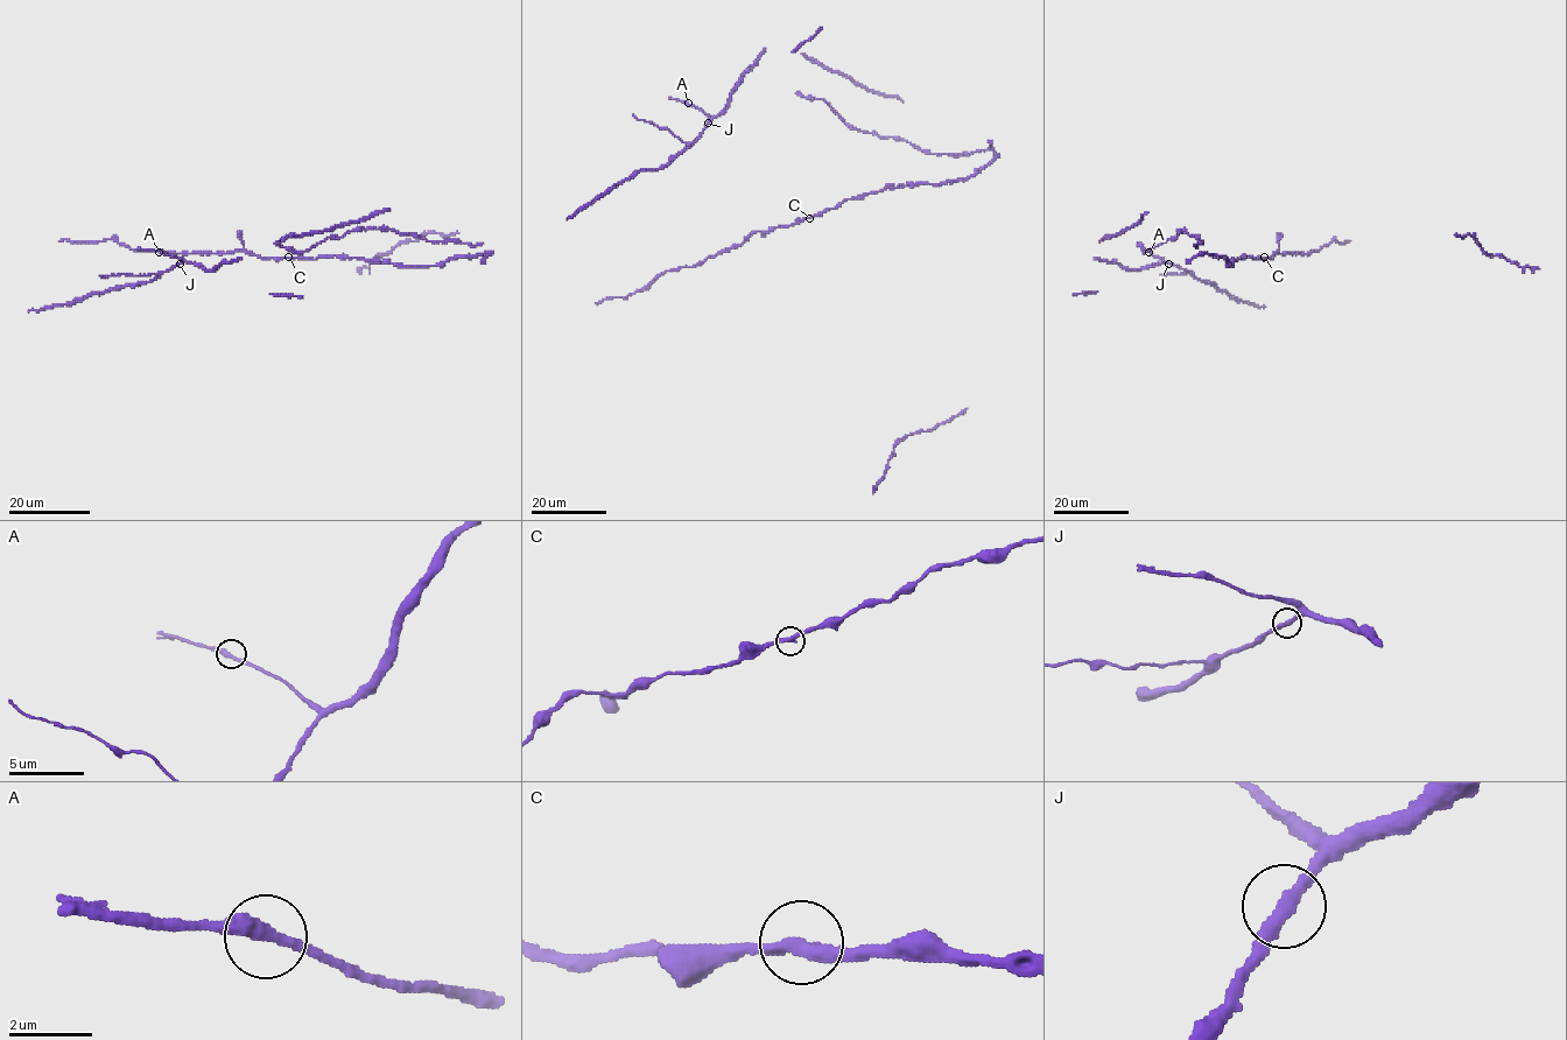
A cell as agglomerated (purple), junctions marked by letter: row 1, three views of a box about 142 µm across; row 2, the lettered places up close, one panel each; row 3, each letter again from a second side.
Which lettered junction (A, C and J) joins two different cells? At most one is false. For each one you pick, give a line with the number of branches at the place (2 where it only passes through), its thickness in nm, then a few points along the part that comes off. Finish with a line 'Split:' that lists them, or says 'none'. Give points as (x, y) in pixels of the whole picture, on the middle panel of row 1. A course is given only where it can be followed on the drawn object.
Split: none

